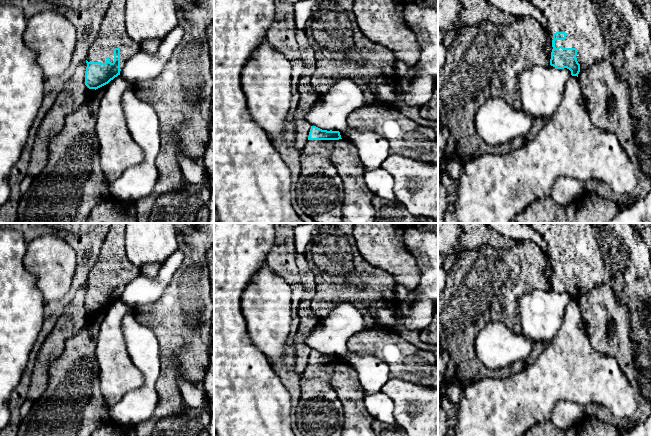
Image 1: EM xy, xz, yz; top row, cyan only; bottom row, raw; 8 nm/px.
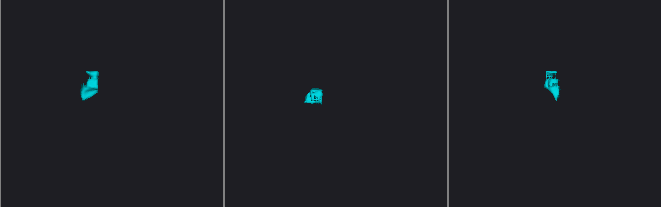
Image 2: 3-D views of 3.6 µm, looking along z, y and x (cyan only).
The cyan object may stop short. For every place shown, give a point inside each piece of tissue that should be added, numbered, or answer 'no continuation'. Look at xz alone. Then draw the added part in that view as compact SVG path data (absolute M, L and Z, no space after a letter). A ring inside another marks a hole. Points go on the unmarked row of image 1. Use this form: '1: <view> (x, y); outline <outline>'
1: xz (319, 412); outline M307 364L301 375L296 425L303 436L341 436L343 406L330 384L336 364Z

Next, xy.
1: xy (112, 258); outline M112 223L102 244L99 258L88 274L88 286L105 287L106 282L113 287L114 273L120 273L120 293L140 275L139 268L127 257L125 252L125 229L127 223Z

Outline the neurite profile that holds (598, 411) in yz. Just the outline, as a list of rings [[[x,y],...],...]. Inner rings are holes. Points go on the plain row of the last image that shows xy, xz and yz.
[[[587,404],[585,405],[585,410],[586,418],[595,417],[604,423],[615,427],[618,432],[623,430],[630,422],[630,420],[627,419],[615,418],[607,408],[599,404]]]

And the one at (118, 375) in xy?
[[[121,299],[111,304],[97,336],[95,353],[99,365],[100,390],[109,407],[144,383],[143,374],[128,354],[124,338],[122,324],[129,308]]]

